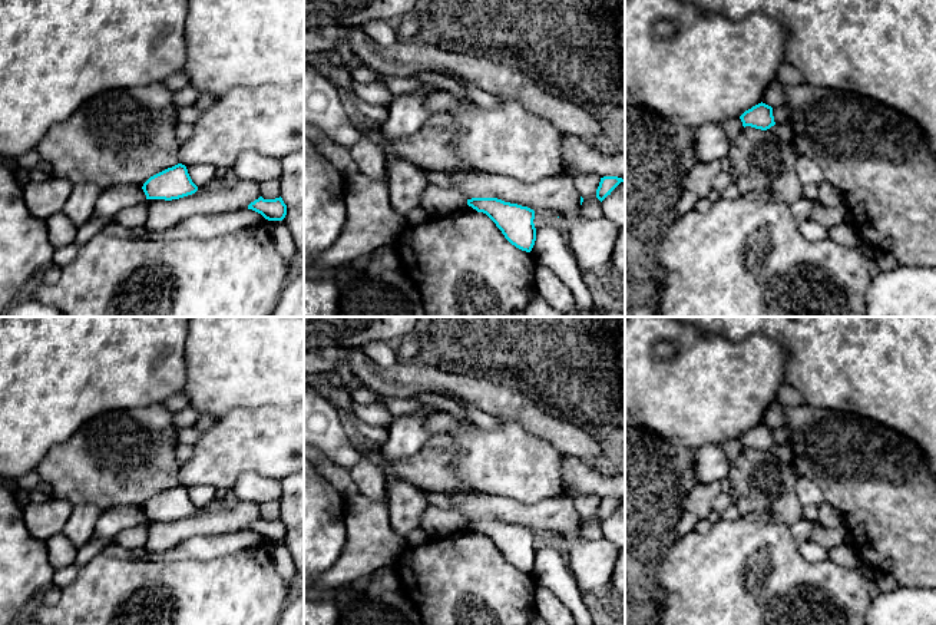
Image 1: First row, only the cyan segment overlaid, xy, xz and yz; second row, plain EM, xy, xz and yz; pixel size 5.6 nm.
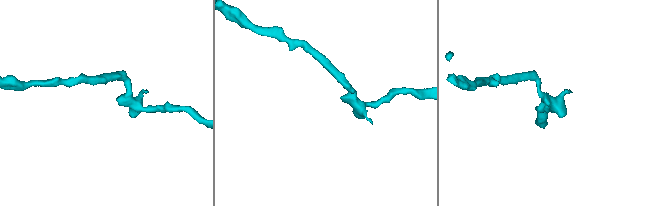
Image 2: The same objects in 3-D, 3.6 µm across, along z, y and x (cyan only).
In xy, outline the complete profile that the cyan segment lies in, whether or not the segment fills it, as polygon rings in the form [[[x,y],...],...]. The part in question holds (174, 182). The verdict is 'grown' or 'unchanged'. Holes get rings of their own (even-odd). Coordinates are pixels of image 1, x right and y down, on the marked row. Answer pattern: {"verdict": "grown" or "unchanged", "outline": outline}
{"verdict": "unchanged", "outline": [[[178,163],[153,176],[142,186],[146,199],[179,199],[192,195],[198,186],[192,182],[185,165]]]}

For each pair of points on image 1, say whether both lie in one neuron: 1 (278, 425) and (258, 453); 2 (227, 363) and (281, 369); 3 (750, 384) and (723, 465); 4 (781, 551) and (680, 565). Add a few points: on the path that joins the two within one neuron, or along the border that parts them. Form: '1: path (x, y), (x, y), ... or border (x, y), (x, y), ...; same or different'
1: path (278, 432), (265, 446); same
2: path (240, 363), (268, 363); same
3: border (720, 443), (705, 443), (694, 449); different
4: path (756, 546), (734, 565), (705, 565); same

